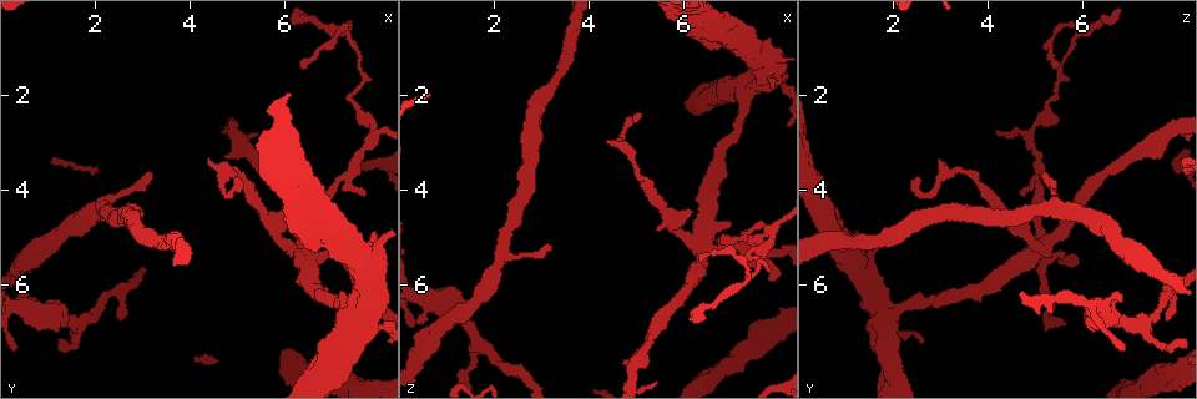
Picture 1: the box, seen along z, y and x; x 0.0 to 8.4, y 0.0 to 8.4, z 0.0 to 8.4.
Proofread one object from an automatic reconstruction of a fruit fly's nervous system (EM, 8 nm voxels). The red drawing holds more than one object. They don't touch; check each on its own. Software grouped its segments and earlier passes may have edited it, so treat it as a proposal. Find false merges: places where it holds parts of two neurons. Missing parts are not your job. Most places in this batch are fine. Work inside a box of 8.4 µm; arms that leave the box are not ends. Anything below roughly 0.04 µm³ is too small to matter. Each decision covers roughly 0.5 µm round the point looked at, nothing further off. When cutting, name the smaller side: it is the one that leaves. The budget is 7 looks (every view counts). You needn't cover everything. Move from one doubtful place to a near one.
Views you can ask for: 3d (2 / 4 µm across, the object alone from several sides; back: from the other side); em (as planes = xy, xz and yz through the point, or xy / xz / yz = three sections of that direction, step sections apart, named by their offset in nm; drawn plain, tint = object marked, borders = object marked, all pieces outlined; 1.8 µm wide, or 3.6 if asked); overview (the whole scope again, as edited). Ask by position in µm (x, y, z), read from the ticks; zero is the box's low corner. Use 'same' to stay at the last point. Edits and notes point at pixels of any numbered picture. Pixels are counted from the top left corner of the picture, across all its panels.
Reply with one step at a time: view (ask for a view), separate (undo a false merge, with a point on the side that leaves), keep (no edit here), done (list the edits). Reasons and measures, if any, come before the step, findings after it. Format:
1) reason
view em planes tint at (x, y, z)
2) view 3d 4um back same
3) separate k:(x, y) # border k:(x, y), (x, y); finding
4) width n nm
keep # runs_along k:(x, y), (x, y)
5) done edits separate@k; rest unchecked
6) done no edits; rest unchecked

arms part here
view em planes tint at (7.05, 7.30, 1.85)

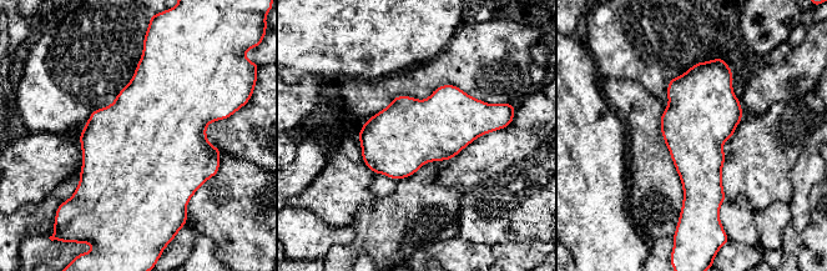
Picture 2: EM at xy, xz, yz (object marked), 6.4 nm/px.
keep # all the same neuron

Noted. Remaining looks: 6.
sudden change in width
view em planes tint at (7.55, 5.50, 1.15)

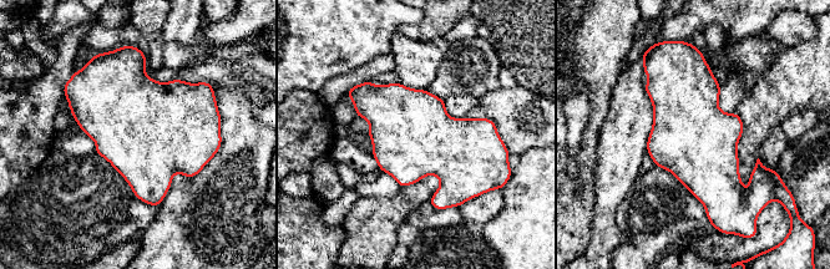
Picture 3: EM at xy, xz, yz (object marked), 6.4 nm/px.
keep # one neuron here

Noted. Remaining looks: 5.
abrupt turn
view 3d 4um at (4.90, 2.70, 8.00)

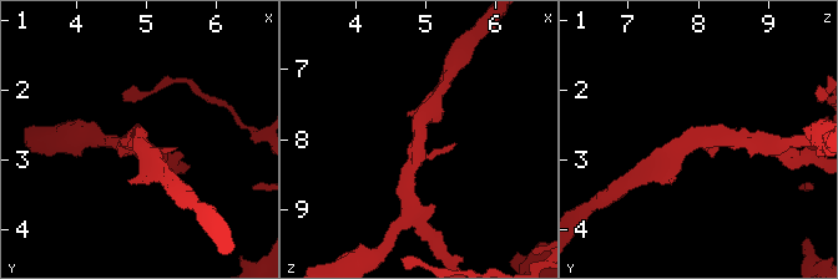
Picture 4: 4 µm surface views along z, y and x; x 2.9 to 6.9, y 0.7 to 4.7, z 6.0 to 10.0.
shape alone is not enough
view em xy step 8 tint at (4.95, 2.65, 7.95)

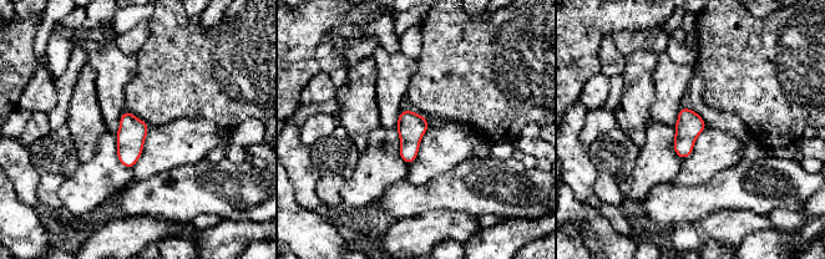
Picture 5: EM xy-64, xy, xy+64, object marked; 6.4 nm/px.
width 180 nm
keep # one neuron here

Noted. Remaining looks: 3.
done no edits; rest unchecked

